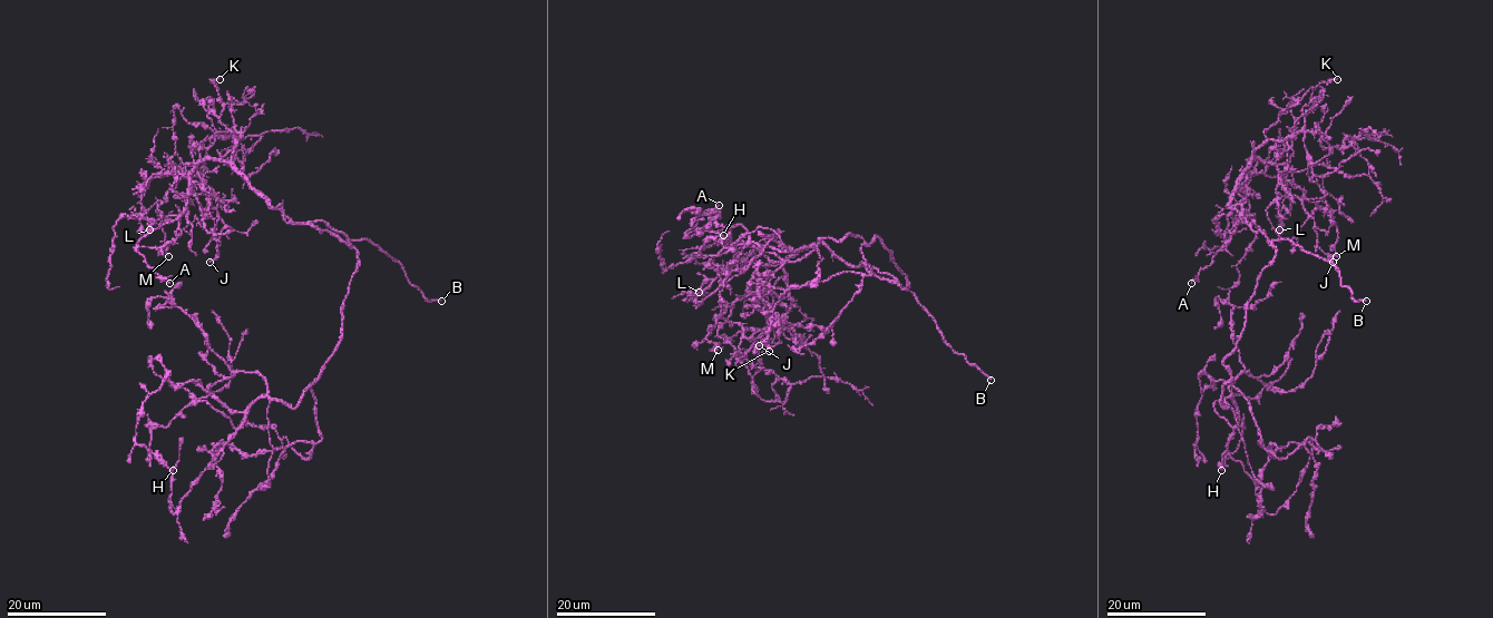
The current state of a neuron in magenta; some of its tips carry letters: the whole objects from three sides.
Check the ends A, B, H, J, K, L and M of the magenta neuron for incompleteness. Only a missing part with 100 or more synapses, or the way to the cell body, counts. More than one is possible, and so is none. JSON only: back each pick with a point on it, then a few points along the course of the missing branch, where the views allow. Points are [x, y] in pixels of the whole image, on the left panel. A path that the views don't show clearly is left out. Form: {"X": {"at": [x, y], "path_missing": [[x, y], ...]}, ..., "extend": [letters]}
{"B": {"at": [441, 301]}, "extend": ["B"]}

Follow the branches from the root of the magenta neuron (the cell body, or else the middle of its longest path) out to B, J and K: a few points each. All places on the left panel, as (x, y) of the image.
B: (358, 262), (358, 252), (350, 242), (369, 239), (400, 263), (408, 281), (429, 301), (441, 301)
J: (358, 262), (353, 248), (296, 225), (227, 164), (205, 158), (196, 174), (224, 225), (210, 262)
K: (358, 262), (353, 248), (289, 219), (237, 169), (234, 136), (220, 120), (220, 79)

